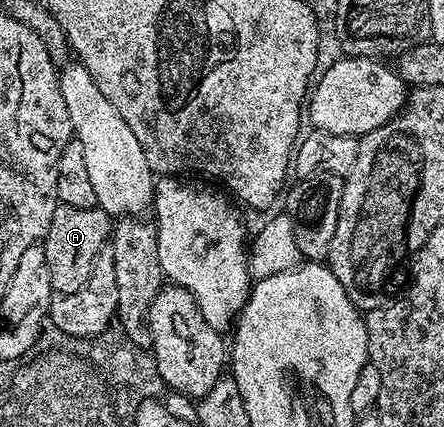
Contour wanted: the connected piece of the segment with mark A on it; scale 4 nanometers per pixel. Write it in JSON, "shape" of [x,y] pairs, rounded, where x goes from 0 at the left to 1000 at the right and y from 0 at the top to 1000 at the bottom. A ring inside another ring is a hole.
{"shape":[[[135,478],[128,492],[119,492],[119,520],[110,520],[106,550],[97,555],[92,574],[99,581],[101,607],[110,623],[110,639],[117,653],[117,670],[126,686],[144,684],[164,689],[200,660],[200,642],[209,632],[209,614],[218,595],[227,595],[232,581],[243,578],[245,564],[255,550],[255,515],[230,487],[176,487],[153,478]]]}

